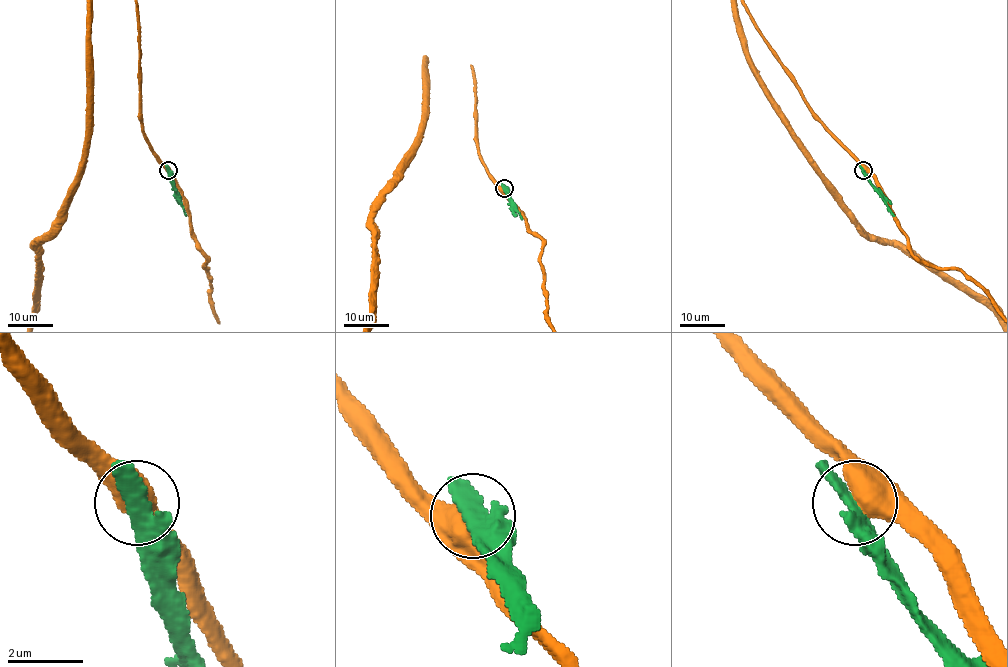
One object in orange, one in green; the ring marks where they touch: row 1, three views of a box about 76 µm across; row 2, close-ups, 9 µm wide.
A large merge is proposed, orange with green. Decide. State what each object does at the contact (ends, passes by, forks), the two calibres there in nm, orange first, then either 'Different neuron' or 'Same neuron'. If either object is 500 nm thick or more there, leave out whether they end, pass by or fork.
Thickness 800 nm (orange) against 420 nm. Different neuron

